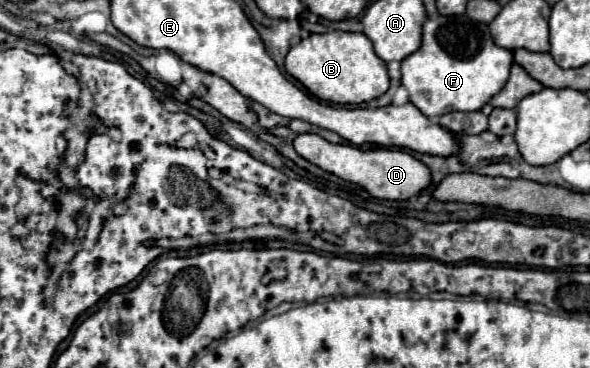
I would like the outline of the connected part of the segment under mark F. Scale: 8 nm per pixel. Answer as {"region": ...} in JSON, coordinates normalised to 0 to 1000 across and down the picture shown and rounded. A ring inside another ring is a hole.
{"region":[[[742,43],[725,49],[715,71],[715,125],[681,163],[681,234],[695,255],[695,277],[725,321],[742,321],[749,310],[780,299],[803,304],[814,299],[837,255],[851,245],[861,217],[868,179],[868,141],[858,130],[844,130],[827,87],[827,71],[817,60],[803,60],[793,43]]]}

